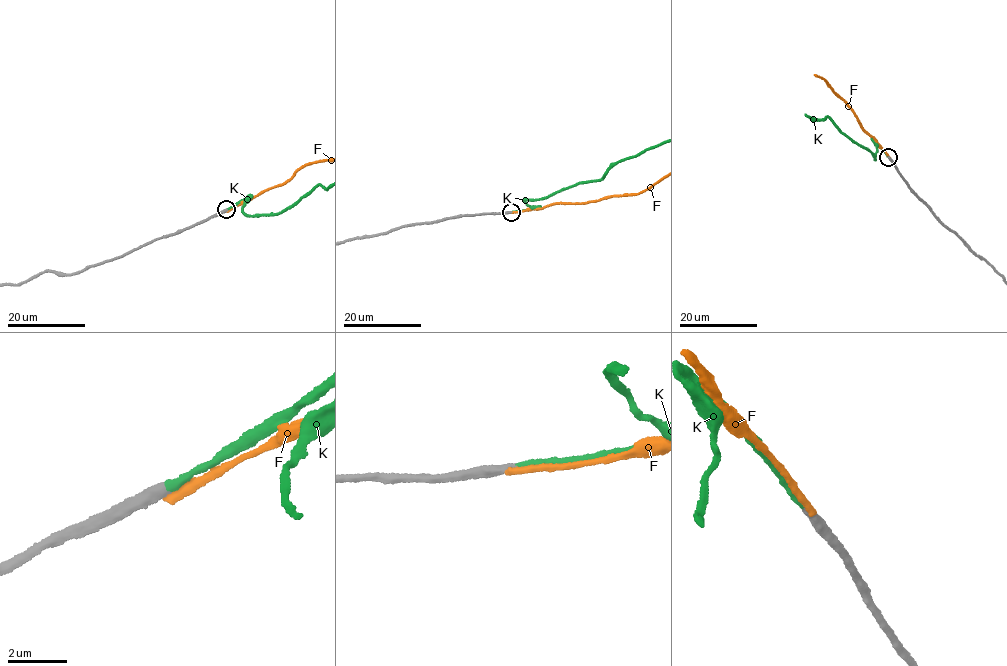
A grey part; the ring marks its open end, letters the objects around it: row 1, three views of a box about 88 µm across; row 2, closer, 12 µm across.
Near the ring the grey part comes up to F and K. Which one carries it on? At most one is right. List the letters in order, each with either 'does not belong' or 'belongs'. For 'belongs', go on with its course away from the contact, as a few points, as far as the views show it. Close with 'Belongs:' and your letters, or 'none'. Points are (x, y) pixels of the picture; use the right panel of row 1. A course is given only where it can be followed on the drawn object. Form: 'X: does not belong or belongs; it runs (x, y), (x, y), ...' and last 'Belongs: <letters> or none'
F: does not belong
K: belongs
Belongs: K

